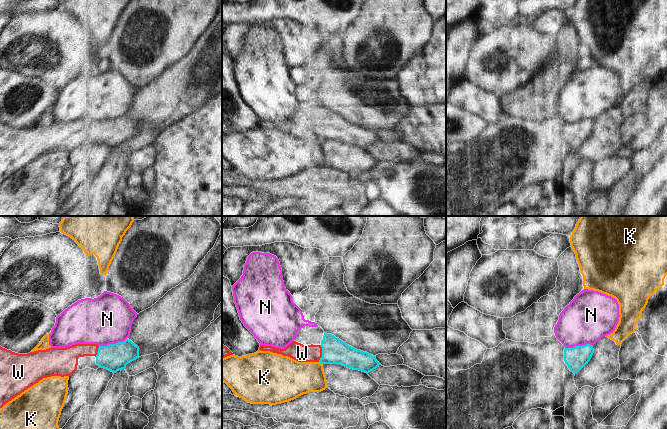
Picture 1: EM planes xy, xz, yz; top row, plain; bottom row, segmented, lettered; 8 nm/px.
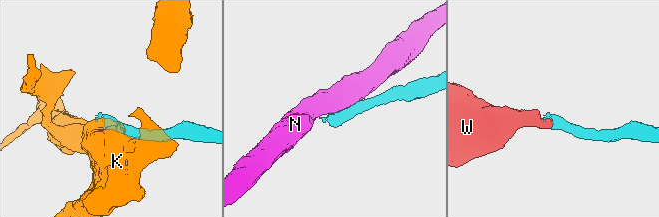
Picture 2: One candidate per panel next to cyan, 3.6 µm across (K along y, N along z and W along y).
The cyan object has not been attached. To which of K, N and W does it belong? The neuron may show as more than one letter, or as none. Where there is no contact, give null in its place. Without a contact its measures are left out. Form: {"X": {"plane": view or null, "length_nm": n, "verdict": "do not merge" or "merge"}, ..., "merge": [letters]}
{"K": {"plane": "xz", "length_nm": 40, "verdict": "do not merge"}, "N": {"plane": "xy", "length_nm": 240, "verdict": "do not merge"}, "W": {"plane": "xz", "length_nm": 140, "verdict": "merge"}, "merge": ["W"]}

